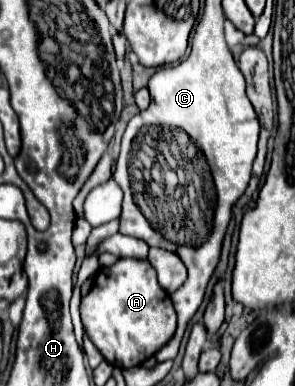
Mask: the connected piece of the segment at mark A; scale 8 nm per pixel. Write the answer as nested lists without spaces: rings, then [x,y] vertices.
[[[120,259],[96,273],[94,285],[80,301],[82,327],[104,359],[118,369],[142,365],[170,341],[177,327],[177,315],[168,293],[158,285],[148,261]]]

